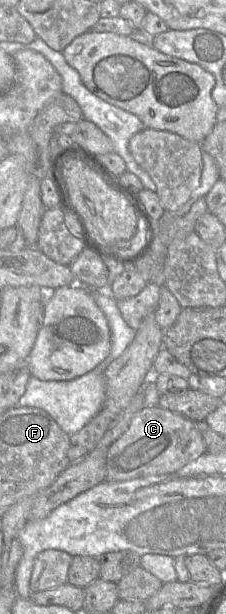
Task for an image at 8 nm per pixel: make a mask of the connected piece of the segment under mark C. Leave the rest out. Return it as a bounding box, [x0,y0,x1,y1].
[105,406,206,482]

